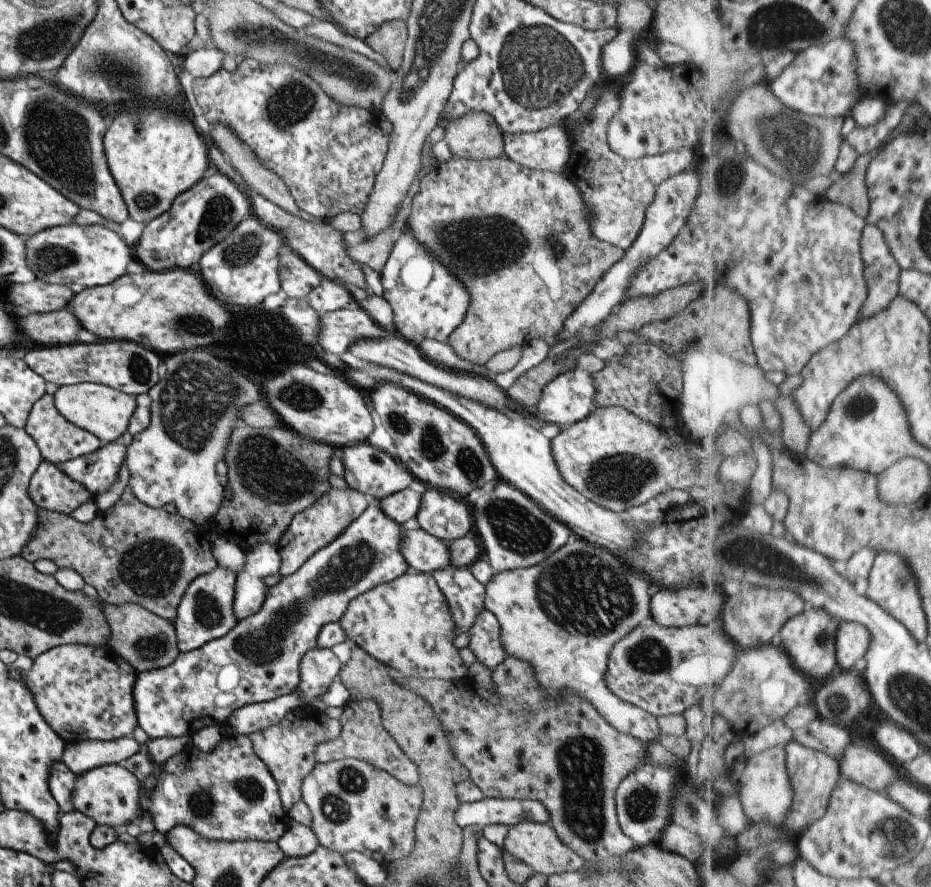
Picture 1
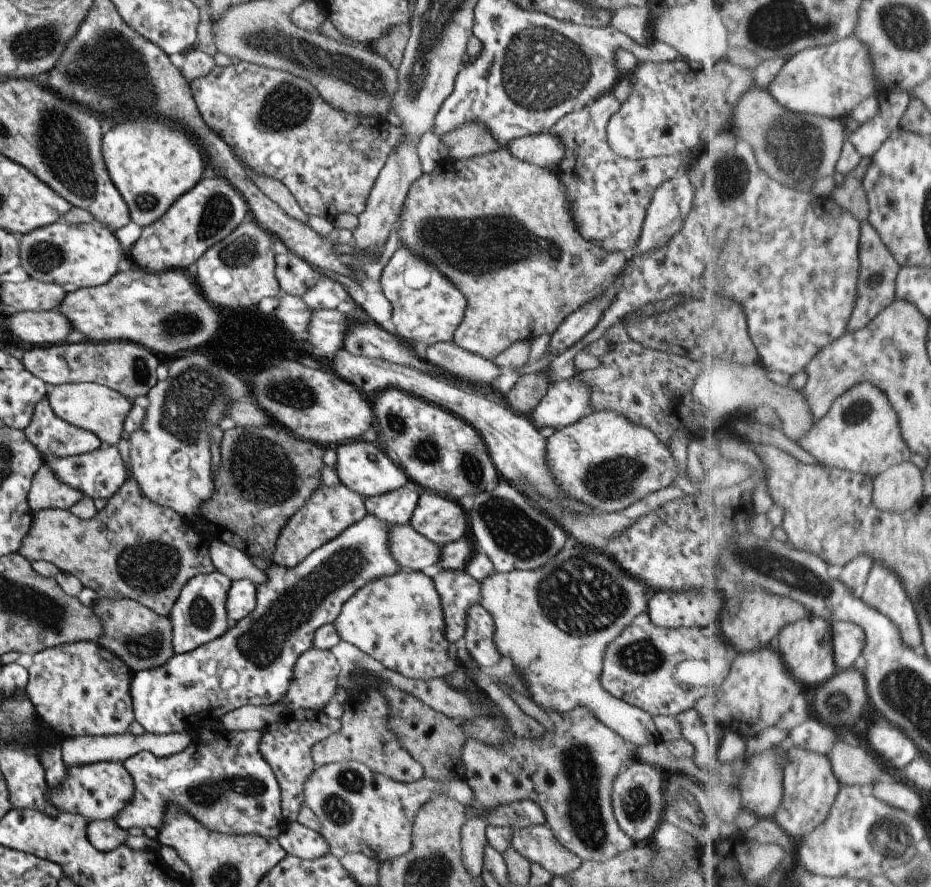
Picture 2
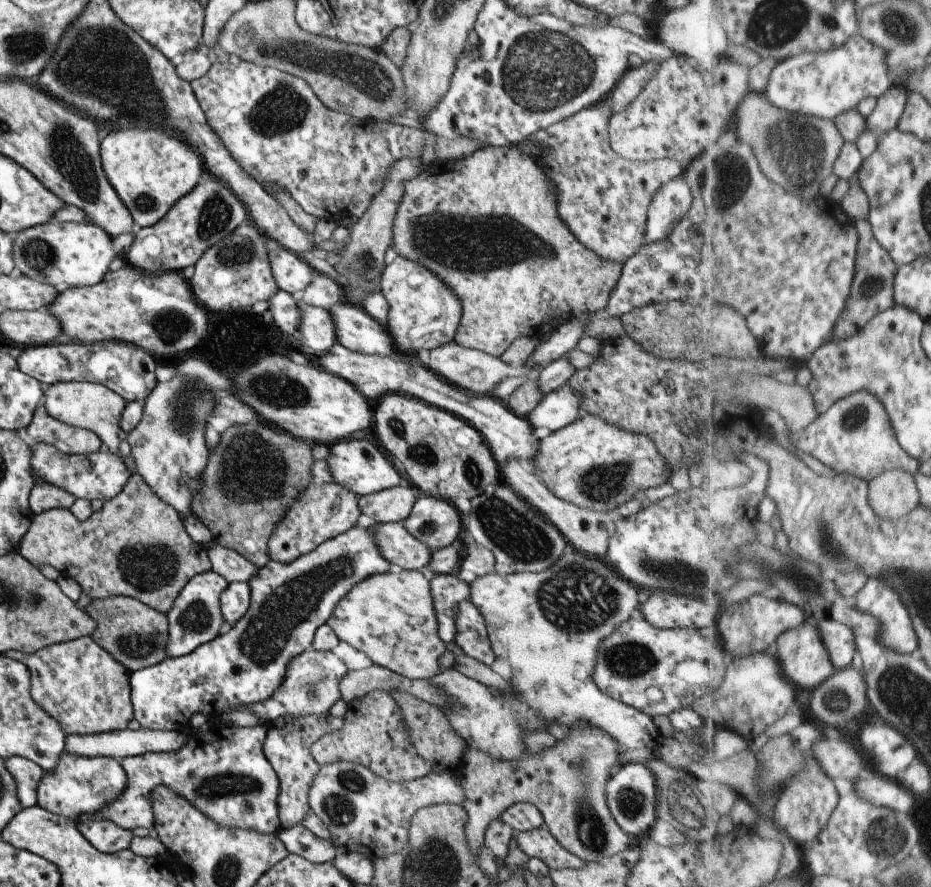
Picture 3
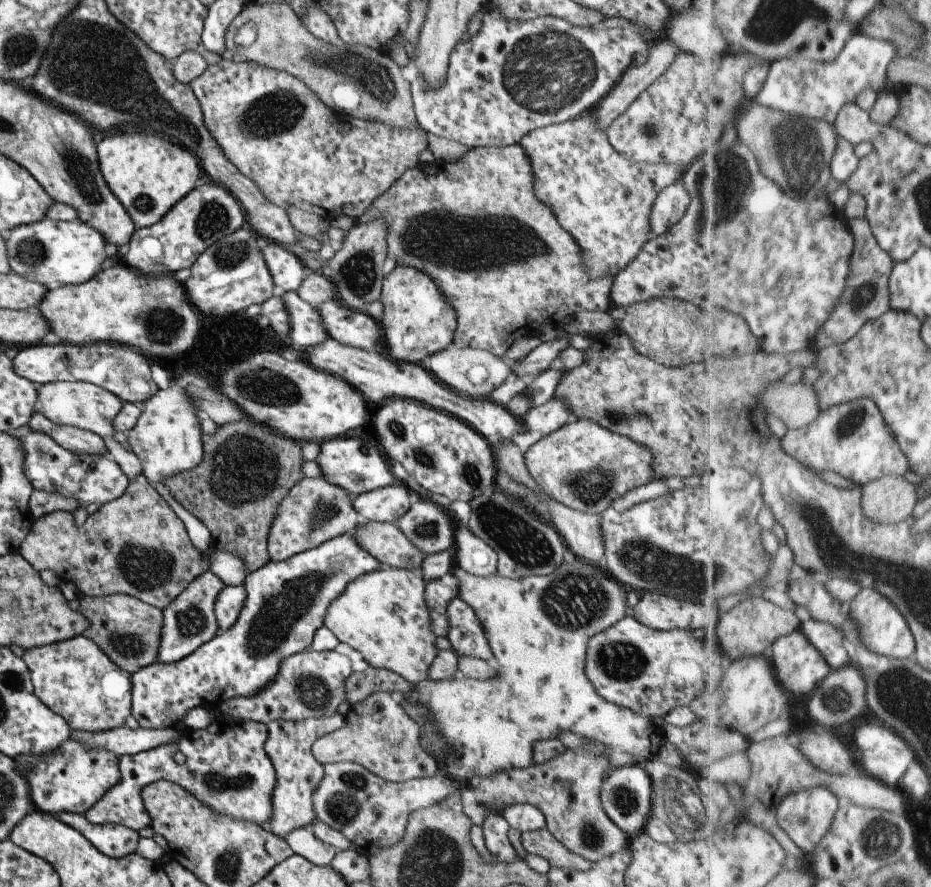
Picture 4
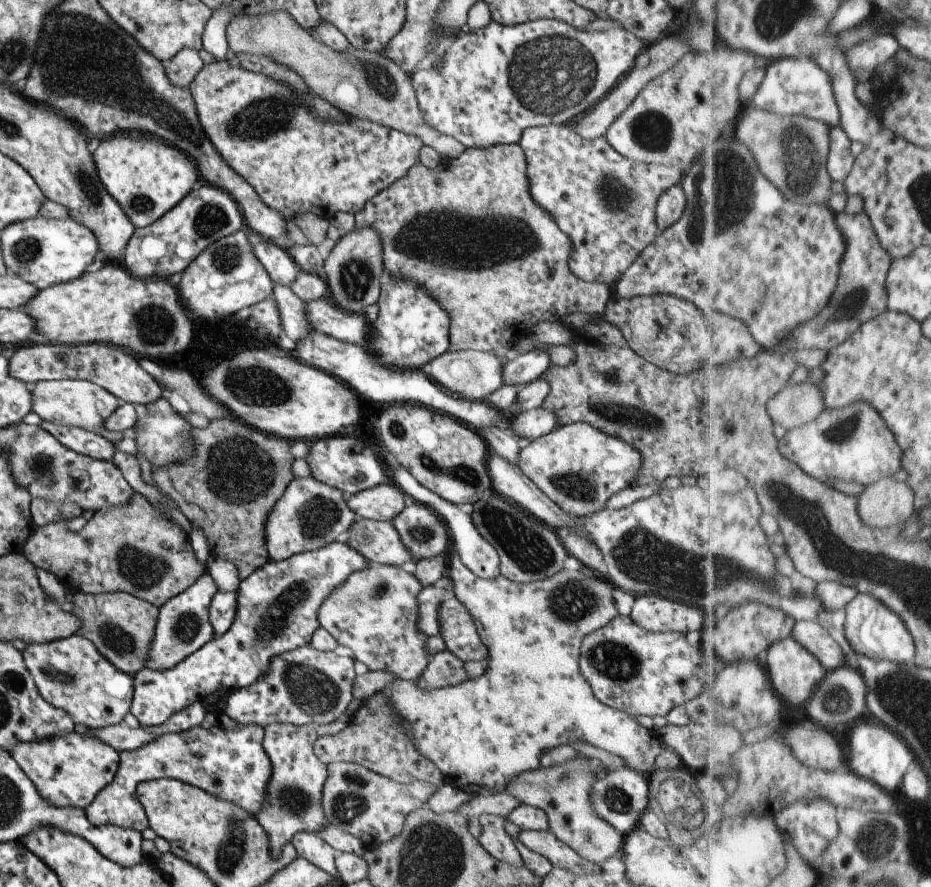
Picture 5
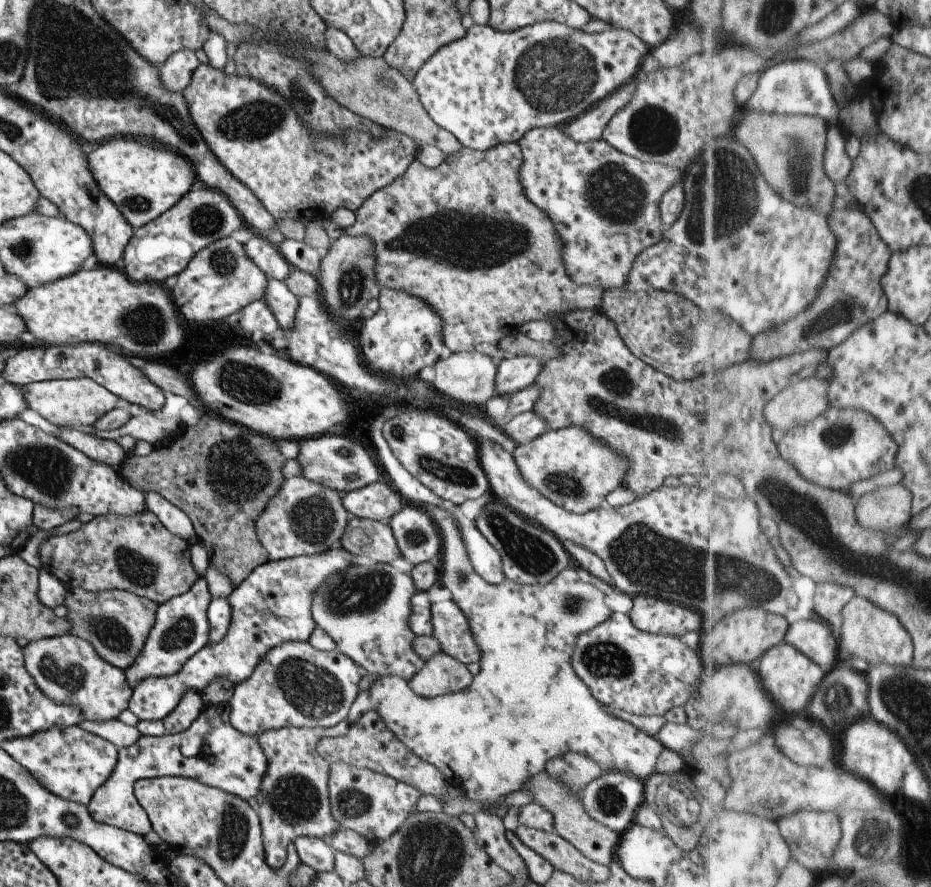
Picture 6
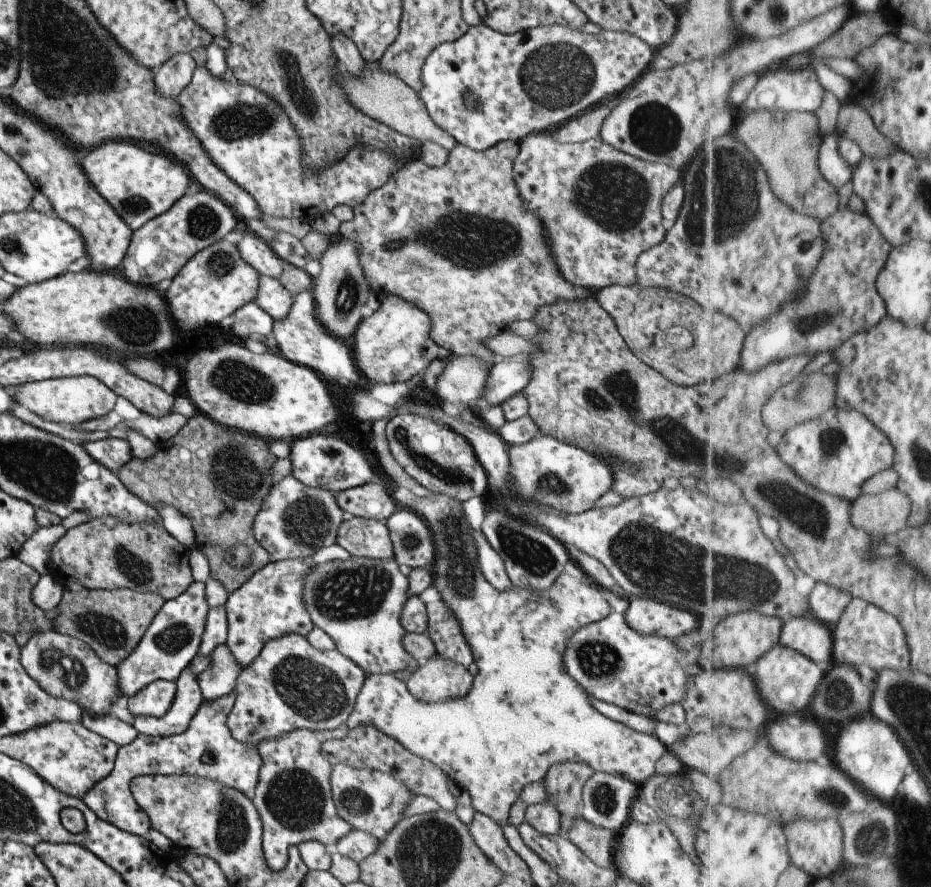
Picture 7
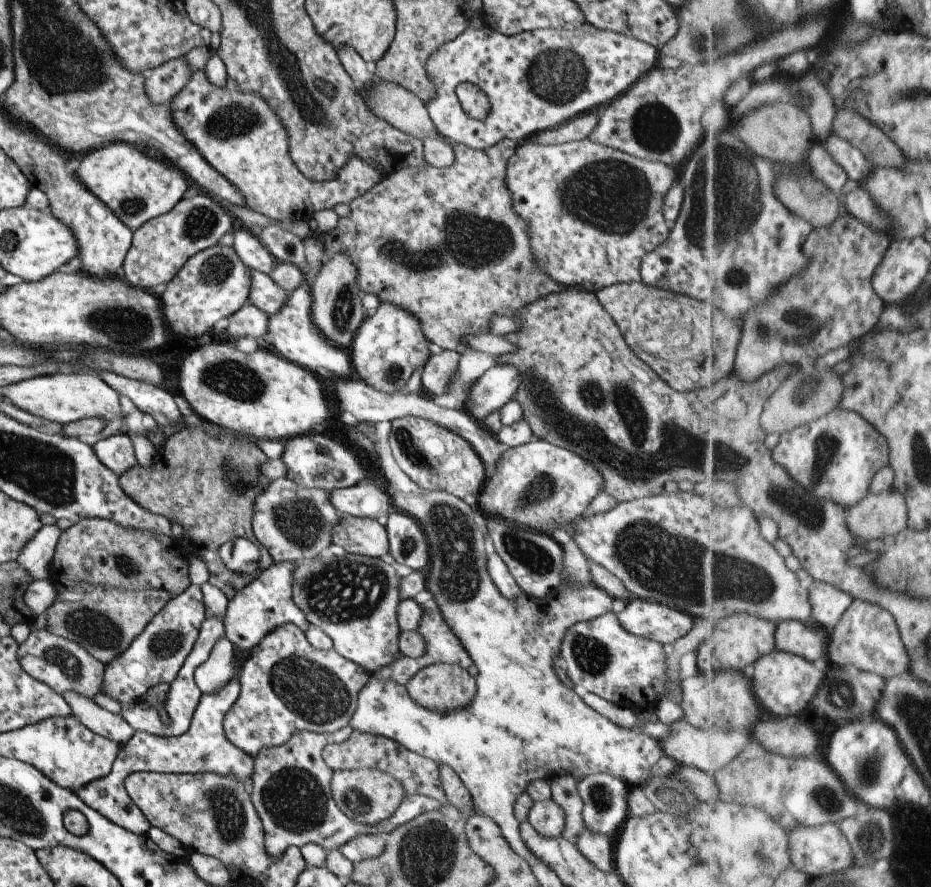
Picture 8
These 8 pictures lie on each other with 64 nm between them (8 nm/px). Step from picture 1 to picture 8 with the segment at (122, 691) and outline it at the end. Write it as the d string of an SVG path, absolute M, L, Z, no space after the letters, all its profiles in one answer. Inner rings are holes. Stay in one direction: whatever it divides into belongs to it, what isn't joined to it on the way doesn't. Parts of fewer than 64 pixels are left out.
M45 627L31 631L28 638L18 645L16 660L29 677L45 684L56 694L73 692L93 701L95 694L102 693L105 665L86 653L78 643L53 635Z

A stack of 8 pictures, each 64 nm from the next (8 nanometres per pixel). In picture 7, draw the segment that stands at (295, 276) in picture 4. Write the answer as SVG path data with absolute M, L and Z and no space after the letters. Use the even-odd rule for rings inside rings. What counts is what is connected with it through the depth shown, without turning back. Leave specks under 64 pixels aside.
M242 227L242 233L242 238L235 244L241 260L249 264L257 274L279 278L283 272L283 261L271 252L267 243L259 236L244 227Z

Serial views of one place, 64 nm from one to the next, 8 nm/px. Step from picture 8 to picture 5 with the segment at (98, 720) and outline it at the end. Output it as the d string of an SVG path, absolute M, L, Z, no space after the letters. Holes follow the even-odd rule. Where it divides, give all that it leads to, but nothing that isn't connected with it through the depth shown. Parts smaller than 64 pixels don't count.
M123 721L119 724L97 729L87 728L87 726L84 725L76 725L74 730L75 732L79 732L79 734L93 736L93 738L109 744L109 746L118 753L123 750L137 750L137 748L141 748L141 744L145 746L145 744L153 742L156 738L156 736L149 734L149 732L145 734L145 732L141 730L141 727L130 728Z

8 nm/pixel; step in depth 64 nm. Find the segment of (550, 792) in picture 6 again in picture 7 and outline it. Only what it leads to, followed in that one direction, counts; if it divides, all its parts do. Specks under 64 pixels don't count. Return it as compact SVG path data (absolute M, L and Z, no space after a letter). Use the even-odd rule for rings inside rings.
M580 816L573 820L573 824L567 830L567 838L573 846L576 846L581 854L585 855L597 866L597 868L612 868L611 836L613 832L603 830L598 826L593 826L585 822Z

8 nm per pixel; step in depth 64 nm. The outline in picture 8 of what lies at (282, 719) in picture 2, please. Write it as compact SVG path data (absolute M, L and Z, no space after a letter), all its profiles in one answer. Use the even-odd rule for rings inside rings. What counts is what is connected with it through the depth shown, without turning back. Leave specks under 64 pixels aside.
M348 725L333 733L309 733L296 731L281 745L263 747L254 757L252 792L250 802L260 819L263 830L263 845L266 856L279 861L284 851L294 845L299 848L306 843L314 843L323 851L333 851L346 841L364 833L390 833L402 823L415 819L419 814L431 813L441 806L437 800L422 795L407 795L393 815L383 823L366 826L351 821L334 804L330 791L332 771L323 761L321 752L330 743L349 737Z

